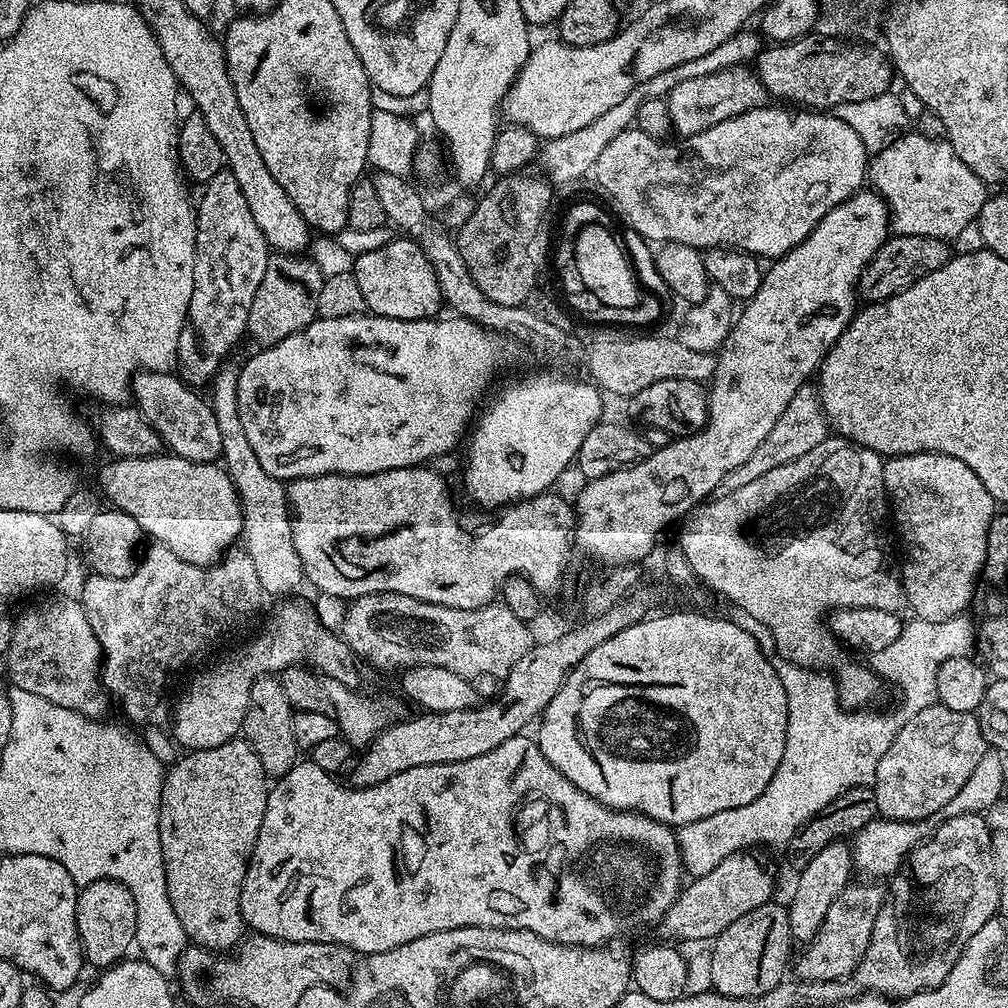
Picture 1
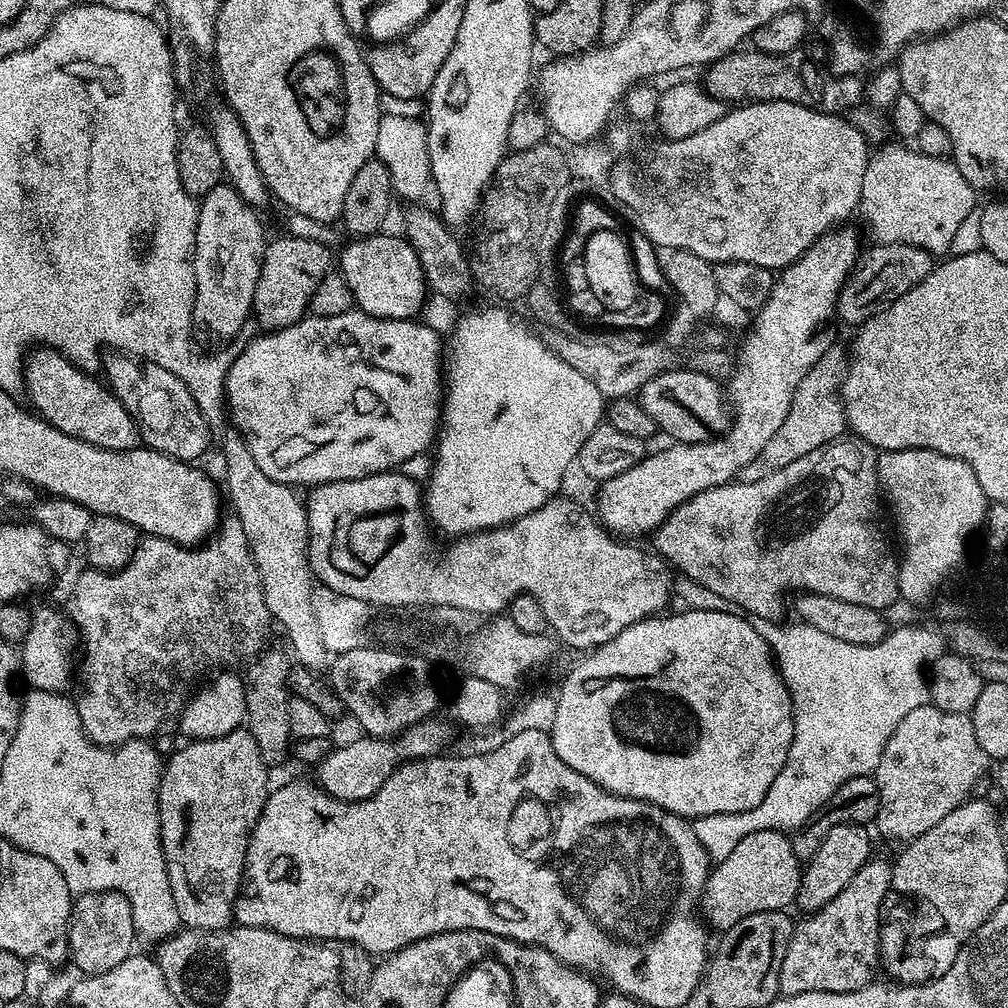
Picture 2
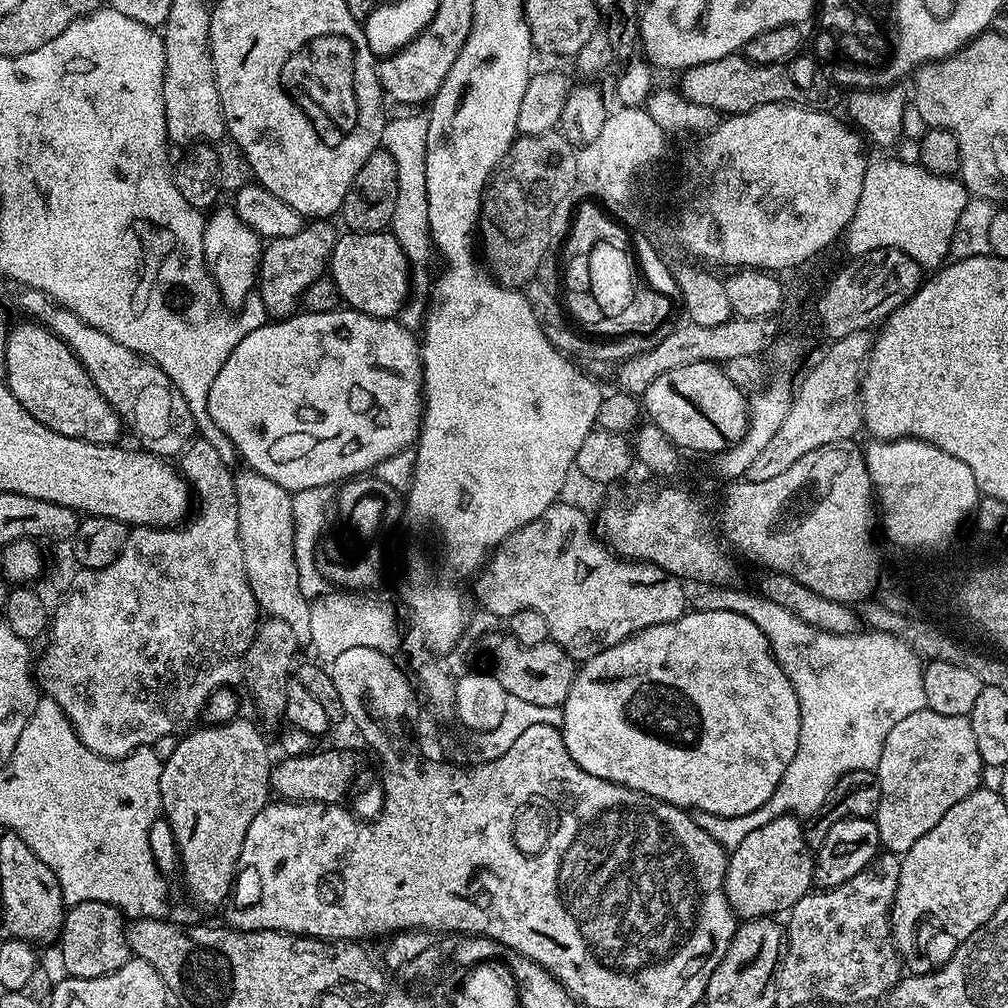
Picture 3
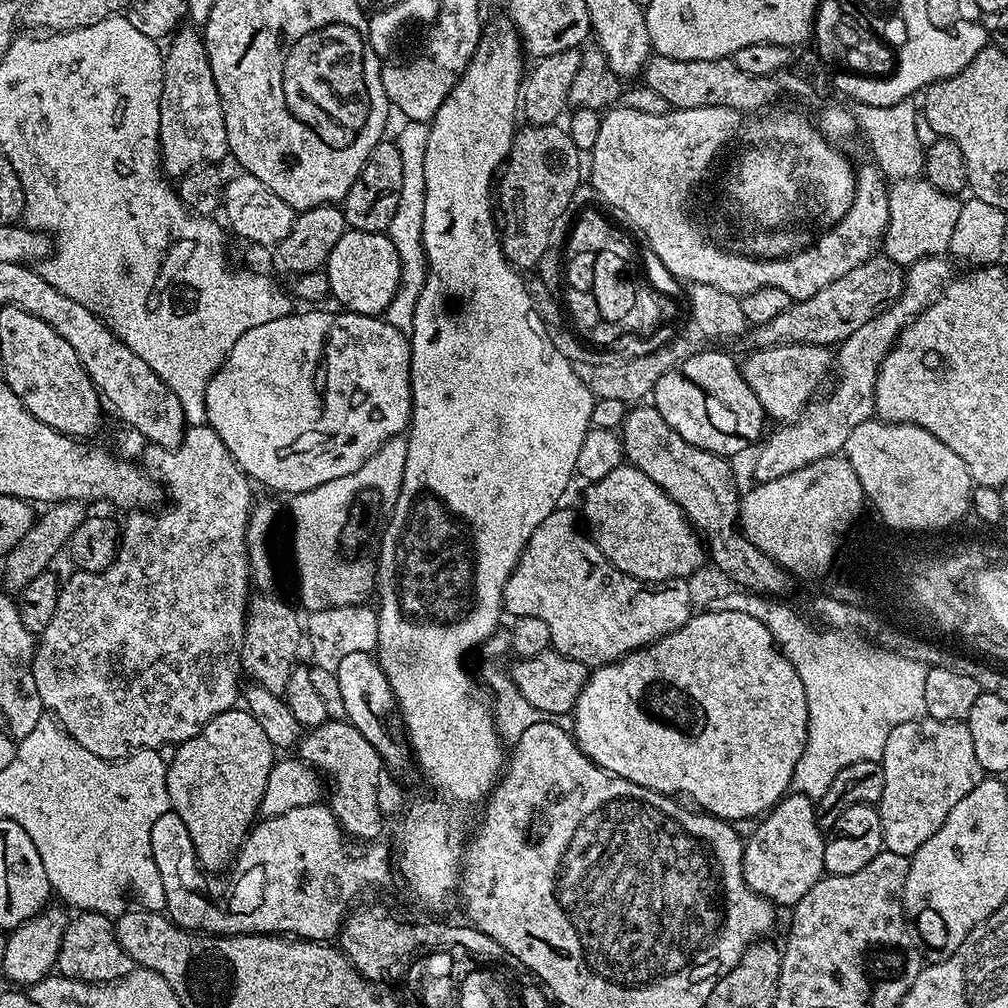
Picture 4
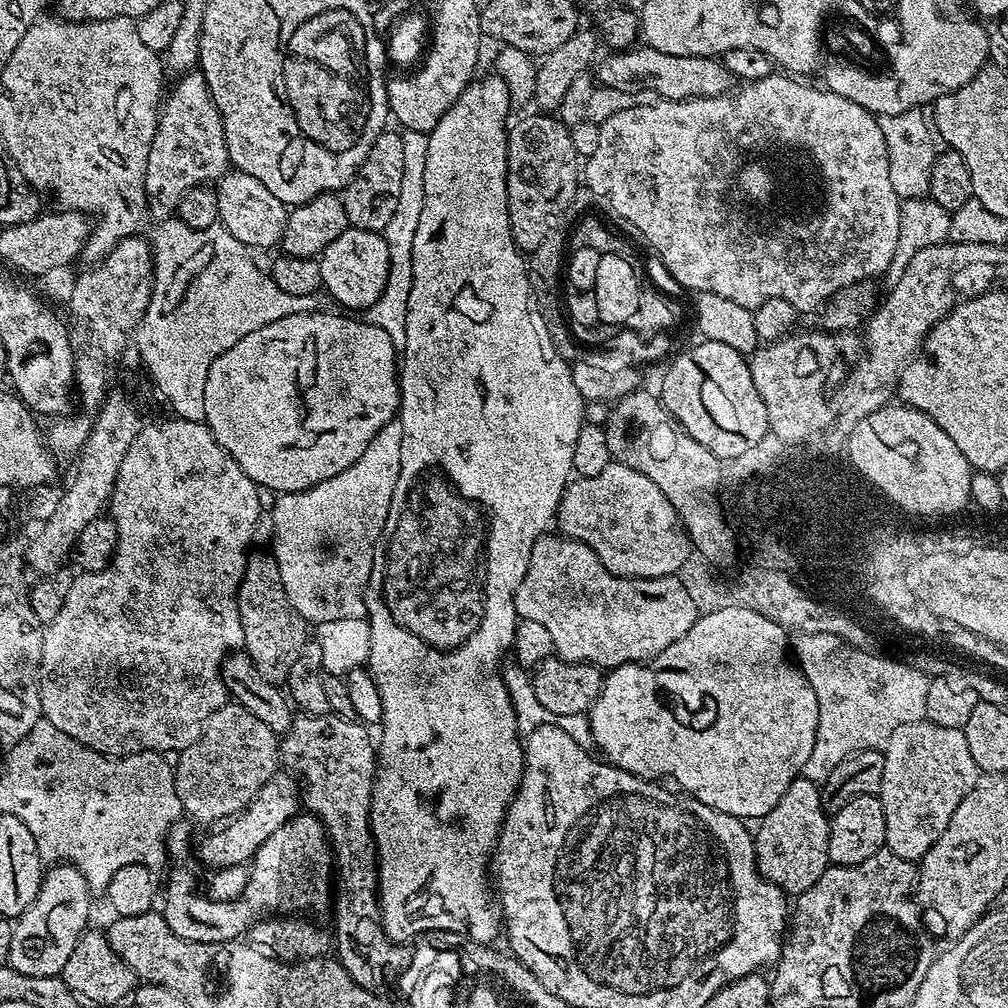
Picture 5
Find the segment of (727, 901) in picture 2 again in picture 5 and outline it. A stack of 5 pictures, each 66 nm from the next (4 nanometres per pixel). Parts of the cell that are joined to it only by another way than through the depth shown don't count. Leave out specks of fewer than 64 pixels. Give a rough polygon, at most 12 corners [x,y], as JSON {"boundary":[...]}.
{"boundary":[[797,778],[755,829],[756,865],[785,894],[830,867],[830,816]]}

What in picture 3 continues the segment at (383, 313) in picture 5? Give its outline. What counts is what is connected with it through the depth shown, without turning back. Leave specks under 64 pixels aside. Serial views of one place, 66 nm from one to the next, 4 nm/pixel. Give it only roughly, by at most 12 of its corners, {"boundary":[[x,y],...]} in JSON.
{"boundary":[[393,115],[381,145],[398,162],[390,231],[428,260],[428,117]]}

